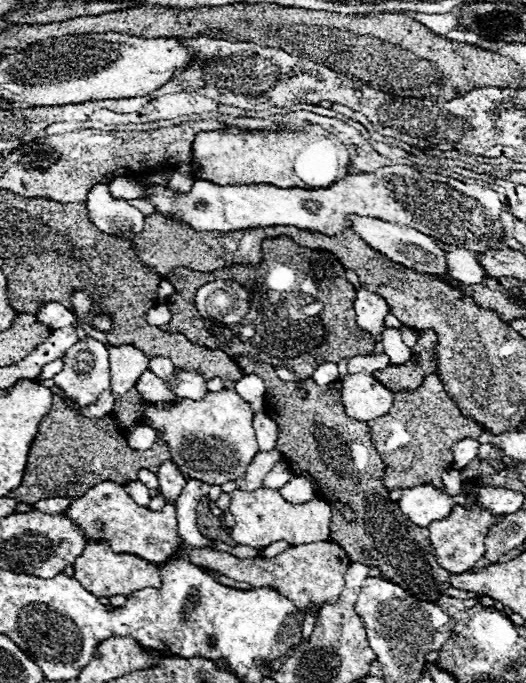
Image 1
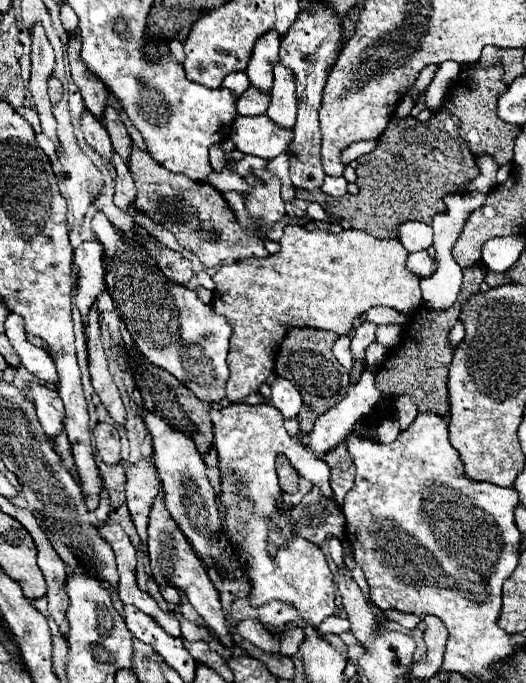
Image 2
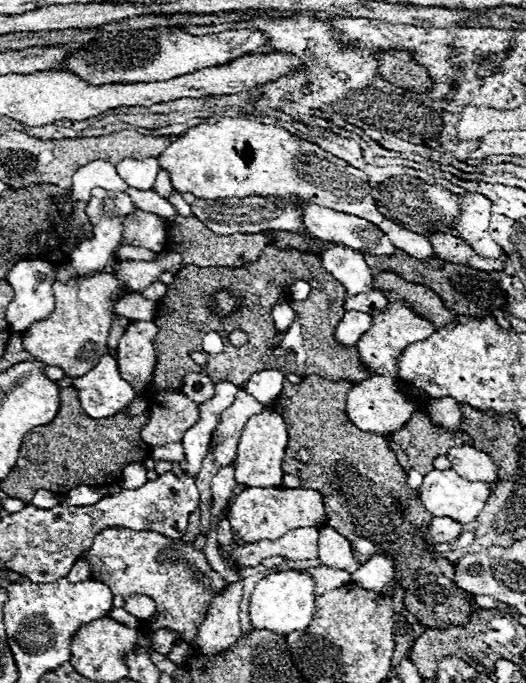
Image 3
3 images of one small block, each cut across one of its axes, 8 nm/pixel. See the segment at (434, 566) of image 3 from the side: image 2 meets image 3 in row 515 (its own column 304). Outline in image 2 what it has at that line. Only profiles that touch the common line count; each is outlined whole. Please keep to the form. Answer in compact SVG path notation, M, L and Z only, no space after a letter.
M292 328L292 332L286 334L278 358L276 358L276 374L284 376L302 394L304 406L298 412L296 420L300 424L300 430L310 432L312 424L316 422L316 416L320 412L326 412L332 404L342 400L350 386L350 372L336 360L332 354L332 344L338 338L336 332L328 330L316 330L316 328Z

